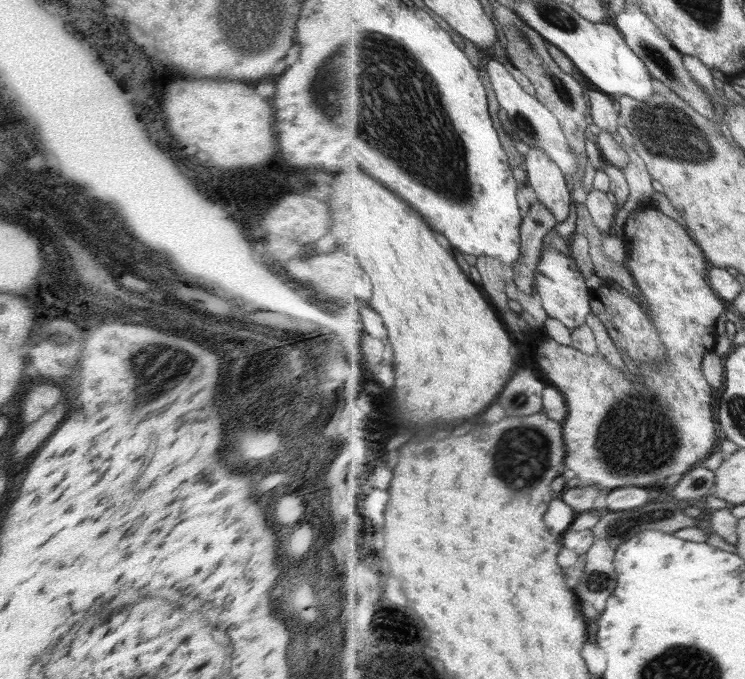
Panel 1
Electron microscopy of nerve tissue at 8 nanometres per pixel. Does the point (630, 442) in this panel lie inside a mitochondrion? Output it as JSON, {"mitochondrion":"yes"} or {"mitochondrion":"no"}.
{"mitochondrion":"yes"}

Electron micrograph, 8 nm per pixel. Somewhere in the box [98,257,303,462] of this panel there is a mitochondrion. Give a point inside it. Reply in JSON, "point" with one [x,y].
{"point":[159,361]}

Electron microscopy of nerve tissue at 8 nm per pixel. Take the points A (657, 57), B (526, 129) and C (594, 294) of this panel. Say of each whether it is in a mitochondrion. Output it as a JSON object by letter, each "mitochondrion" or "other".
{"A":"mitochondrion","B":"mitochondrion","C":"other"}

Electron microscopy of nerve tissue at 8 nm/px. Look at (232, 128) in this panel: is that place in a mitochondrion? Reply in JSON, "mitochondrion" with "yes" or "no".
{"mitochondrion":"no"}

